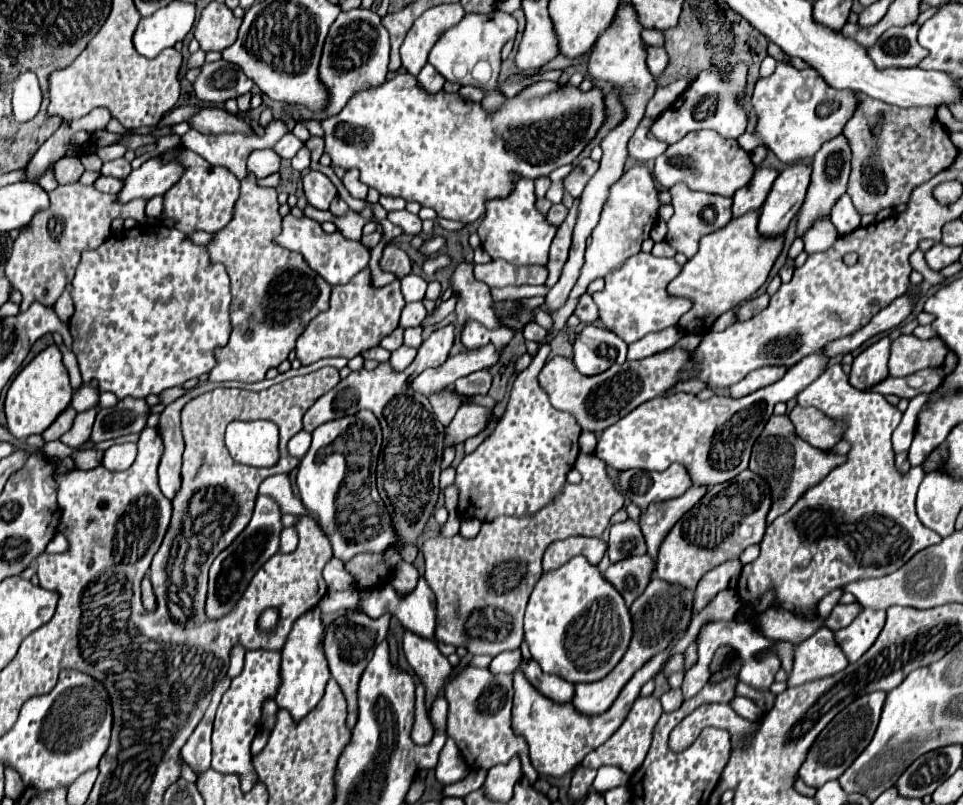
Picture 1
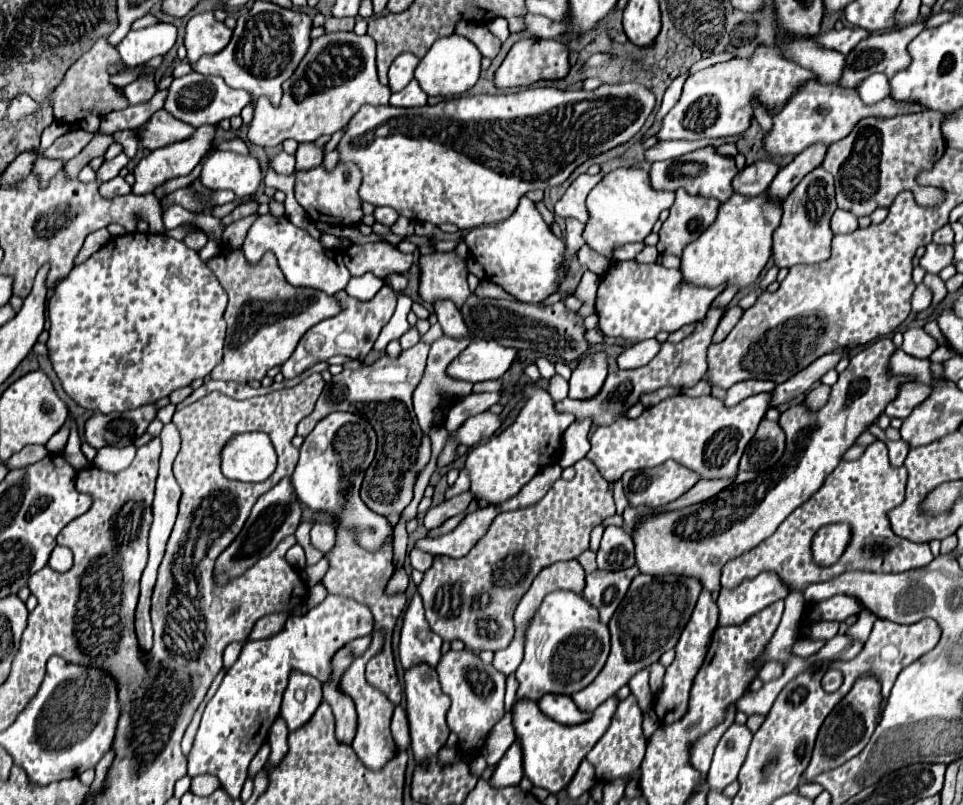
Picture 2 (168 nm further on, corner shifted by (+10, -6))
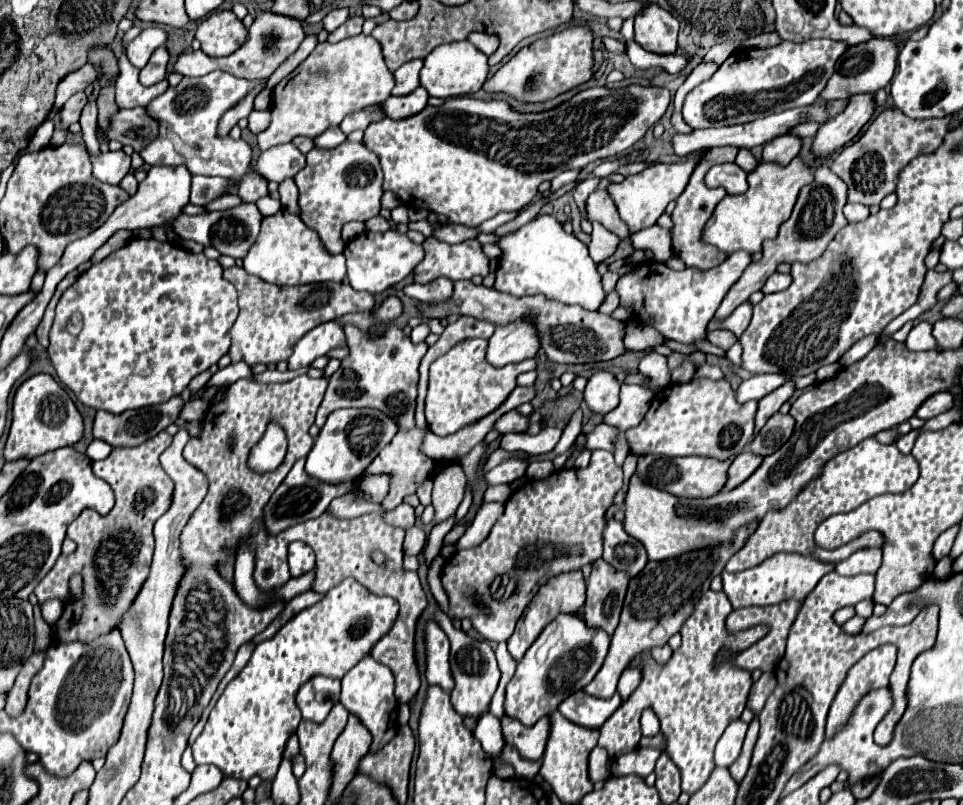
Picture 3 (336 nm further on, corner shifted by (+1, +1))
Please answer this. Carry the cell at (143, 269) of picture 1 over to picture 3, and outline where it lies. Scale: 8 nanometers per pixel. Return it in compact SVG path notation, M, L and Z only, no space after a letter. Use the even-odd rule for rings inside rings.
M132 238L102 262L92 264L62 294L50 330L48 356L64 386L90 408L122 414L124 410L162 404L178 396L188 382L228 352L228 330L236 322L236 288L222 278L222 266L204 254L188 252L172 242Z

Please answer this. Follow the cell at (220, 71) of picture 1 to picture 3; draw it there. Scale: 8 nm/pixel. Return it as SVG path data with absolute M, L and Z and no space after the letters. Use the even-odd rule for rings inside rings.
M214 70L200 78L182 78L178 86L168 88L162 96L154 98L146 106L150 116L160 122L160 136L150 146L140 150L140 156L150 166L186 164L192 175L238 180L238 196L244 202L256 202L268 194L268 182L252 170L252 148L244 140L218 138L214 124L218 124L226 110L234 108L234 104L238 104L248 96L248 92L262 84L266 84L266 80L244 80L222 70Z

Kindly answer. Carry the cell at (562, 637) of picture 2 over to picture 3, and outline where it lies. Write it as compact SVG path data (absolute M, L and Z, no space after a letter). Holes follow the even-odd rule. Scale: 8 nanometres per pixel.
M560 612L558 618L549 623L538 636L538 640L528 648L526 656L518 662L516 674L506 686L506 714L512 718L518 718L522 724L536 724L538 718L550 714L556 710L556 706L570 694L582 690L586 684L592 682L592 678L598 674L598 670L604 664L604 658L610 648L610 634L602 628L588 626L582 614L566 614Z

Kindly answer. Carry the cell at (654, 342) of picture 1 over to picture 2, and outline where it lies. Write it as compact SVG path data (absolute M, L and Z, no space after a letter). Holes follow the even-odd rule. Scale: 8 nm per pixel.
M655 339L639 341L633 347L627 347L619 355L617 365L619 365L619 369L637 369L637 367L643 367L643 365L647 365L657 355L659 349L661 349L661 343L655 341Z

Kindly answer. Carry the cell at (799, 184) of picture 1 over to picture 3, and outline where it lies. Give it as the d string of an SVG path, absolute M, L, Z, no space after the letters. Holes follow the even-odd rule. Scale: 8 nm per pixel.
M856 94L850 100L846 112L820 126L812 142L814 160L824 160L838 148L846 146L854 136L858 136L862 126L870 120L872 112L874 112L874 102L870 94Z

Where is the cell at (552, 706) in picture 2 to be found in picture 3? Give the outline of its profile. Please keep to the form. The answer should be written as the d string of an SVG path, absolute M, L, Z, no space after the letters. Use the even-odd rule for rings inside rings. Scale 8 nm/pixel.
M574 692L558 706L558 712L574 724L586 728L600 728L620 704L622 698L618 694L614 694L608 700L602 700L602 698L588 696L586 692Z

